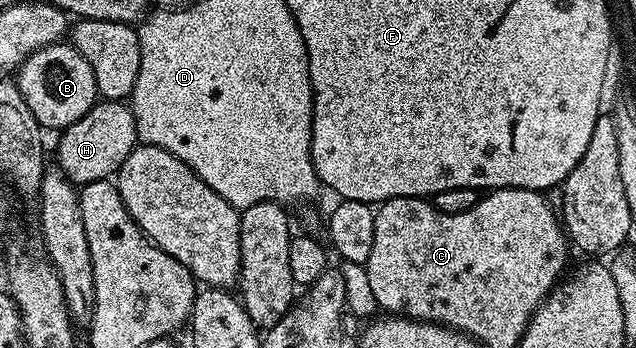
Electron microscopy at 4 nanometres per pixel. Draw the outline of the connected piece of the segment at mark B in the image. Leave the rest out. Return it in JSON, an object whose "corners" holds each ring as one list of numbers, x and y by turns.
{"corners":[[70,44,45,46,32,52,18,67,16,81,28,108,32,108,32,116,36,116,38,125,47,131,65,130,80,120,84,112,91,110,100,98,96,76,92,76,88,60,84,60,84,56]]}

